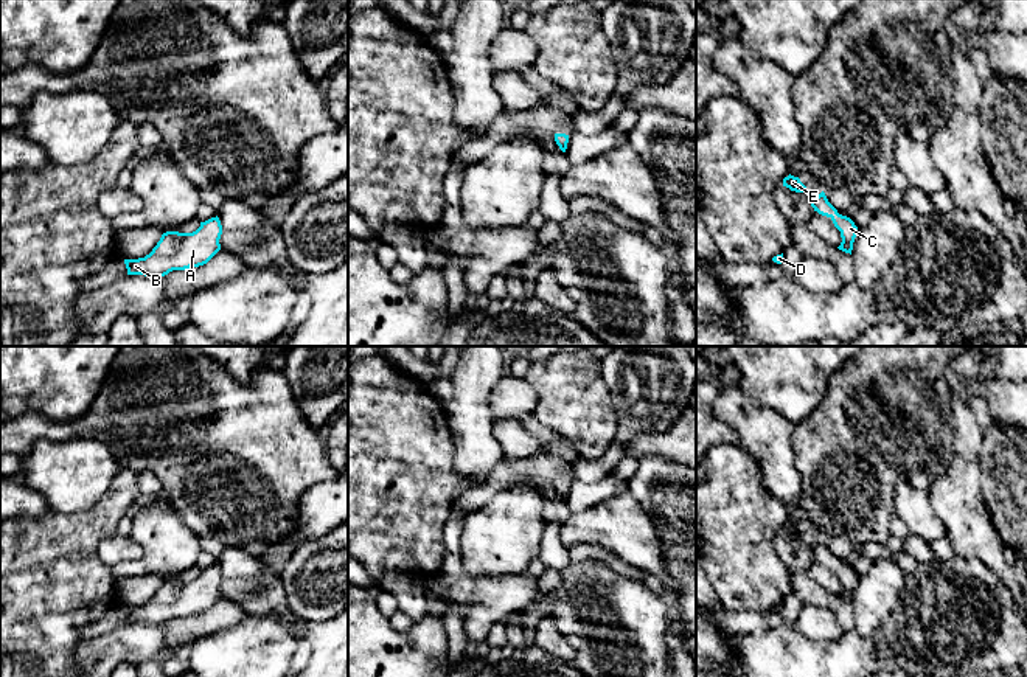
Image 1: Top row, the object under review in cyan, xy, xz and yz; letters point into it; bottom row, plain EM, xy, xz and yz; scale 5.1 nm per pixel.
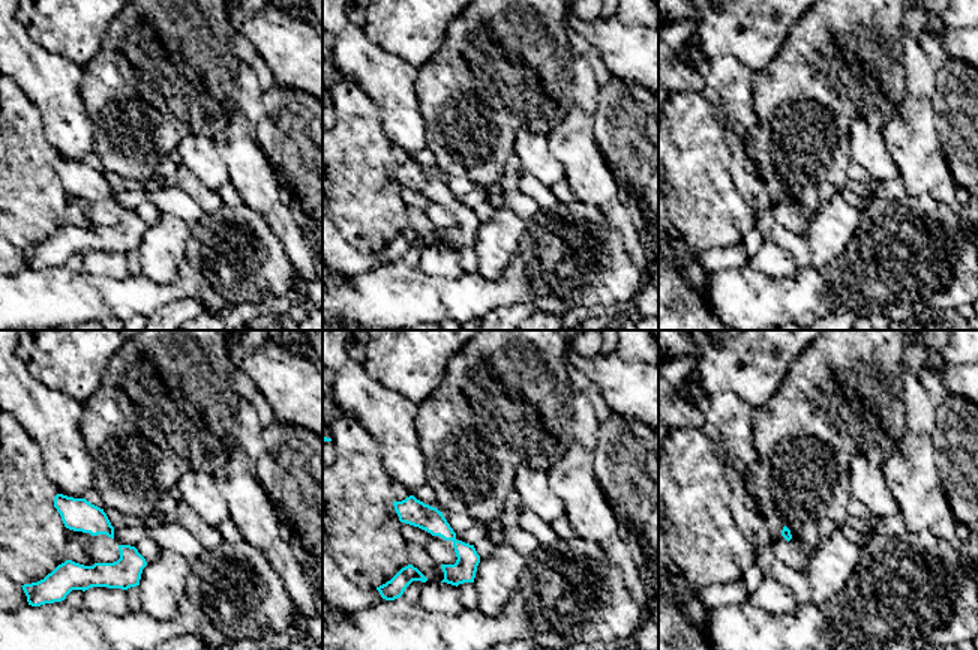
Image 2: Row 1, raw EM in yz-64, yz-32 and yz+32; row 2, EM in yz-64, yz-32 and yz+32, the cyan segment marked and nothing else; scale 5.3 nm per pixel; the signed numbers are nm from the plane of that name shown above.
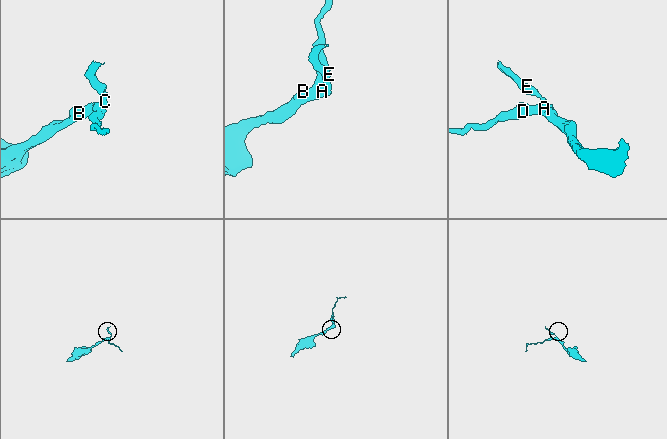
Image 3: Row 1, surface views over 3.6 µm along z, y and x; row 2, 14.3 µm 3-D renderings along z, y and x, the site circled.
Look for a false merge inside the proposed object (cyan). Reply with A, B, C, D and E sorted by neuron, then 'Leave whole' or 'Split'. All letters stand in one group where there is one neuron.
Groups: A B C D E. Leave whole

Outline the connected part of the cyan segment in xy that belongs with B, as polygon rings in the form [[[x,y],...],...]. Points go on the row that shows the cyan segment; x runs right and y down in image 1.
[[[219,217],[200,222],[193,233],[166,231],[149,255],[124,259],[127,275],[165,276],[207,264],[219,250],[222,225]]]

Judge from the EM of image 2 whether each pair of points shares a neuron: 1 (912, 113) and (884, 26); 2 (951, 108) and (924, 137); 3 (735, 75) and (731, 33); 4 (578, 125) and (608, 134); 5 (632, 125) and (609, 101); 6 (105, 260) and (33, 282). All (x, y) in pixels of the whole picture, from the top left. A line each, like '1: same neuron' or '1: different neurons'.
1: different neurons
2: different neurons
3: different neurons
4: different neurons
5: same neuron
6: different neurons

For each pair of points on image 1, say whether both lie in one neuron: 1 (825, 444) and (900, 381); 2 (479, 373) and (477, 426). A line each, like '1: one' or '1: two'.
1: one
2: one

